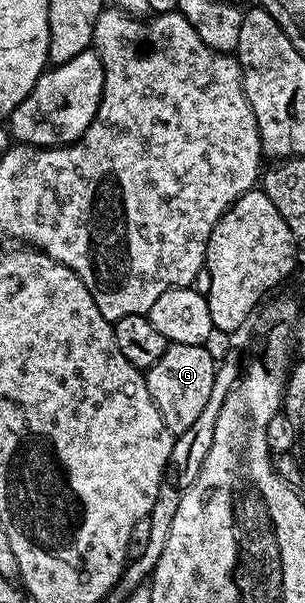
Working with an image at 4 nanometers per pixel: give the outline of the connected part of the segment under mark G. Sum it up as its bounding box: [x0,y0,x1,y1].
[145,343,216,437]

